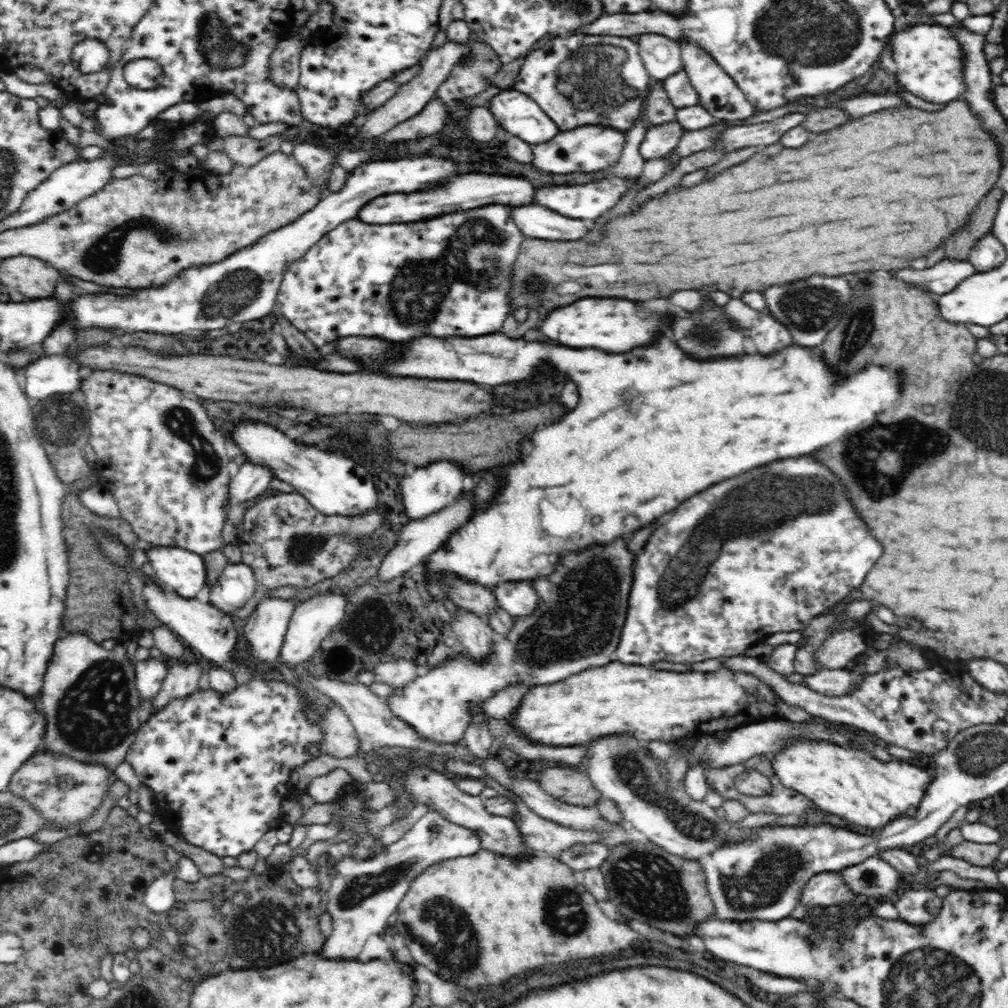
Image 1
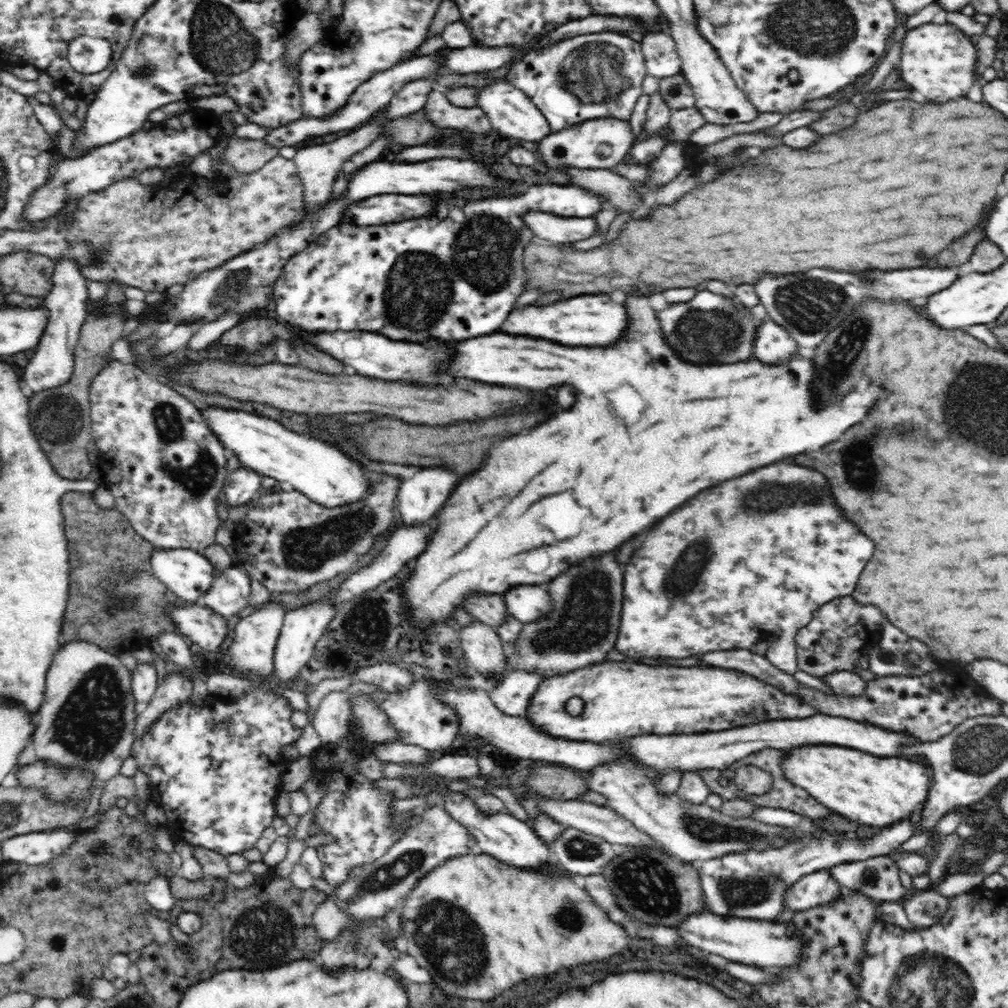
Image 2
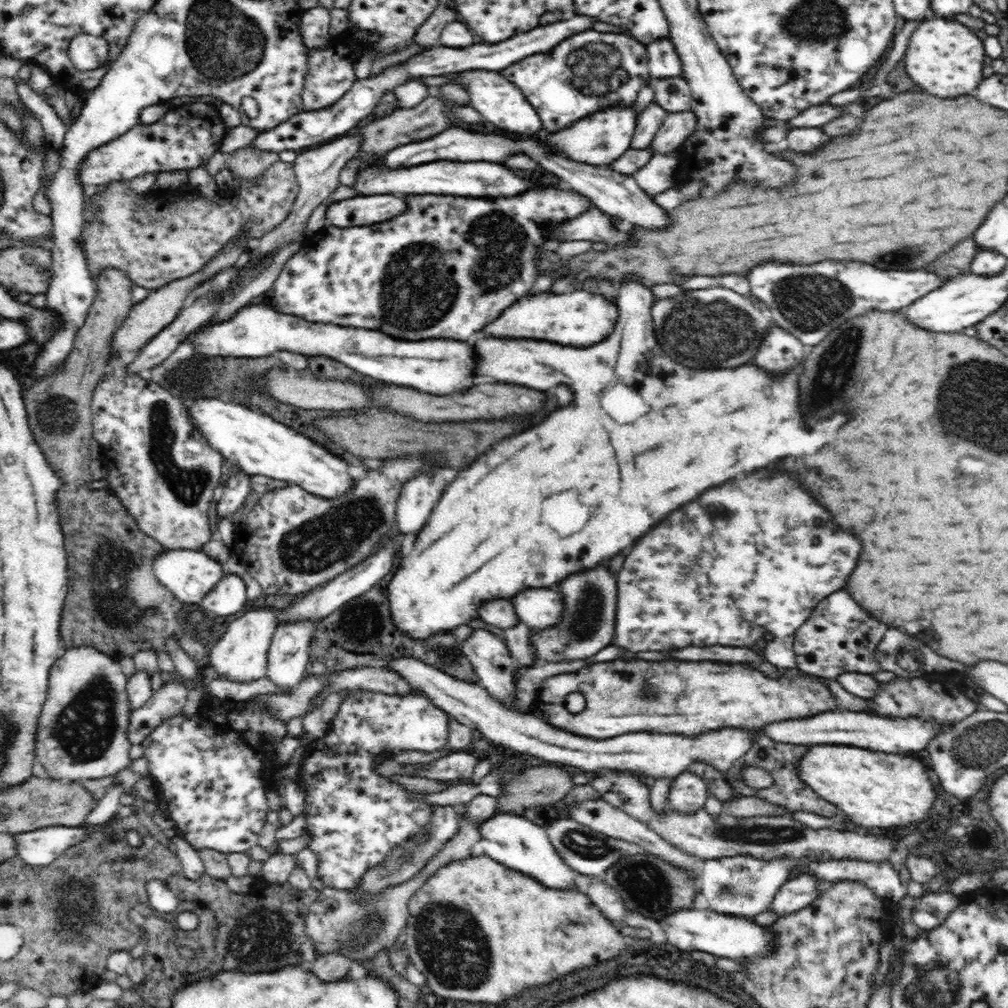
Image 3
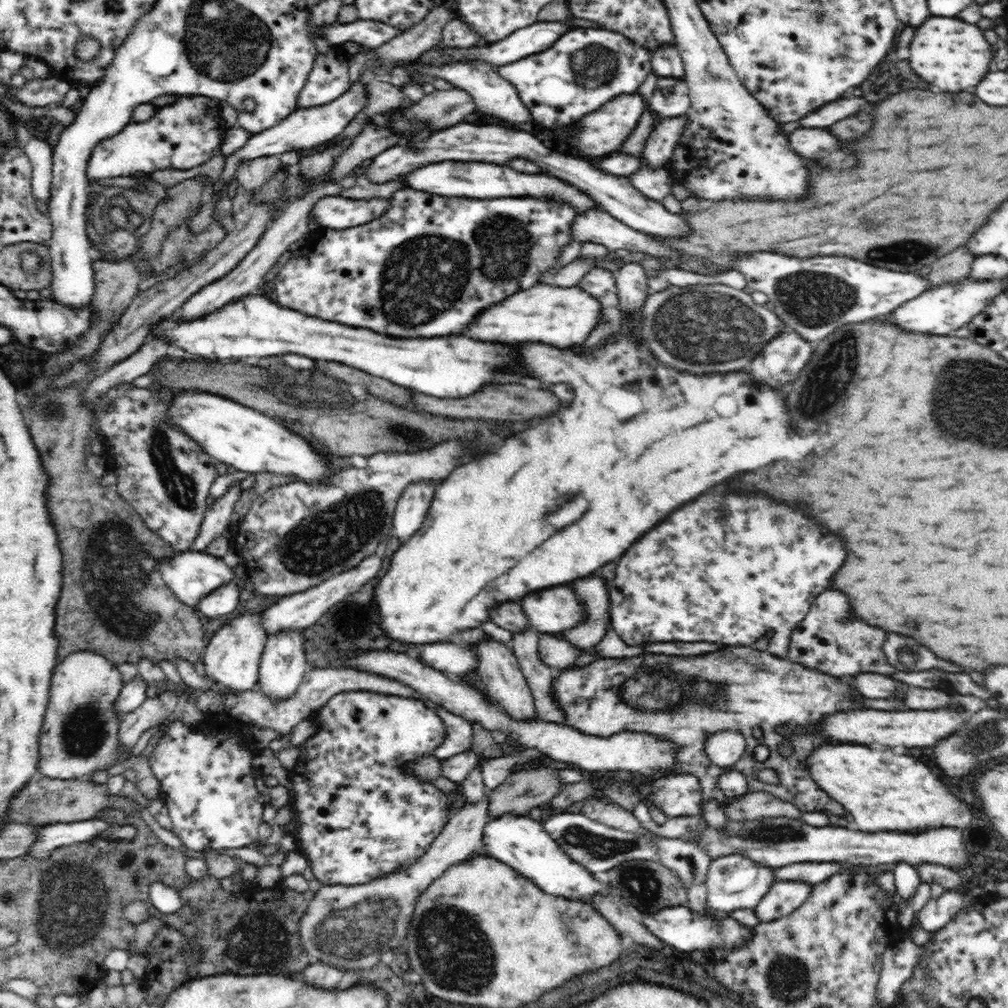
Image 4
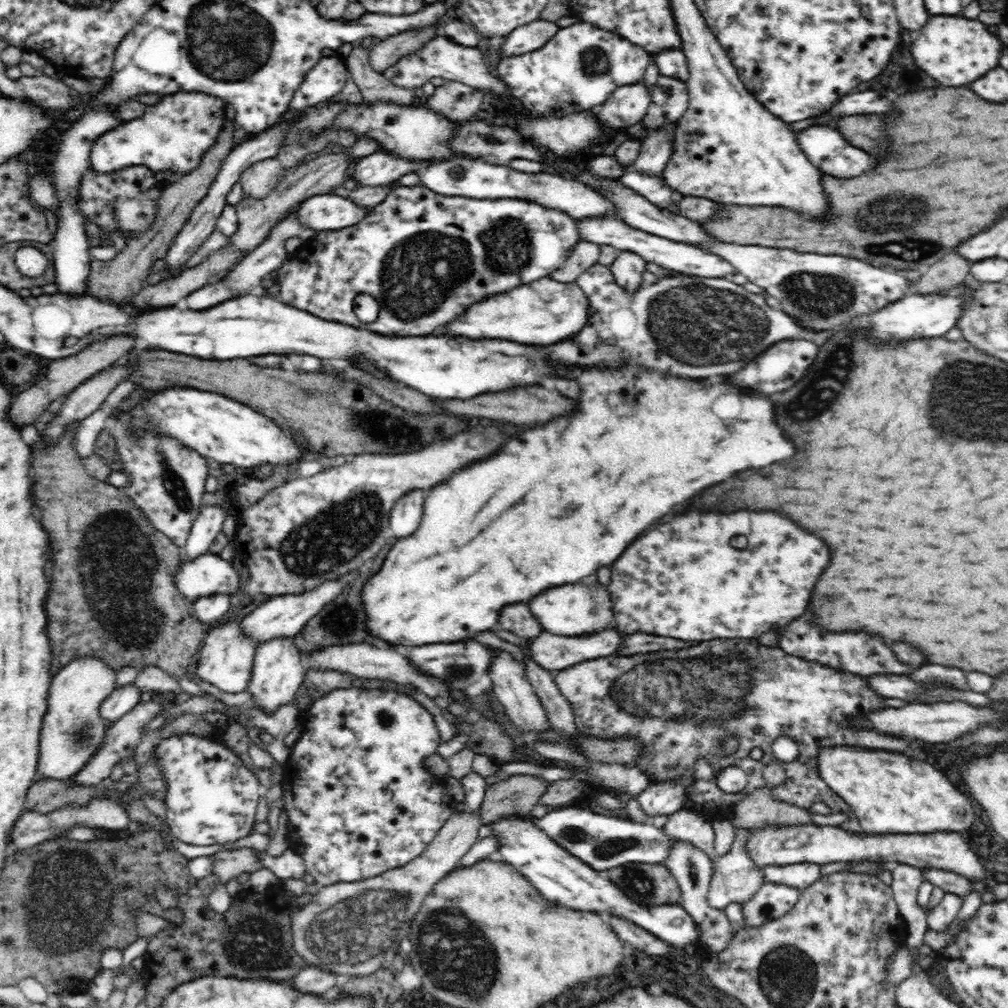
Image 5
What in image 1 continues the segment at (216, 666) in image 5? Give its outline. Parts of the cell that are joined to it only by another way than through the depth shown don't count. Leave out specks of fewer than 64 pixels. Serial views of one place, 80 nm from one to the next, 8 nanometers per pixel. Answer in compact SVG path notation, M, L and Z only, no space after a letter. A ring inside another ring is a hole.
M274 596L260 600L255 607L248 617L246 626L244 626L243 635L246 638L246 642L248 642L248 646L250 646L252 658L256 662L260 662L260 664L275 664L276 667L271 668L277 670L280 648L284 644L284 636L286 636L294 608L296 608L296 604L292 603L291 600L274 598Z

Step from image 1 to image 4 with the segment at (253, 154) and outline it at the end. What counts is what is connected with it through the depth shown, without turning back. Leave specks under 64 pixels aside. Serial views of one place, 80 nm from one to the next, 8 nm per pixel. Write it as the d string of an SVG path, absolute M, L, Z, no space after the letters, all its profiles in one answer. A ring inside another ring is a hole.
M277 155L261 156L241 162L235 178L241 190L252 194L280 168L282 163Z

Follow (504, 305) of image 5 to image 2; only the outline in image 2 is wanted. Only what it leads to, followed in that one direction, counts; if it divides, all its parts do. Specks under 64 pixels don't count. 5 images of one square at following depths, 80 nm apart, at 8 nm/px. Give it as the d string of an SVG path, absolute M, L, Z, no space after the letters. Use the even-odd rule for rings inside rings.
M584 294L570 300L560 300L544 308L526 306L514 310L500 330L508 334L528 334L534 338L544 338L564 346L612 346L624 338L626 326L628 316L624 304L612 302L612 298L608 298L606 294L600 296Z

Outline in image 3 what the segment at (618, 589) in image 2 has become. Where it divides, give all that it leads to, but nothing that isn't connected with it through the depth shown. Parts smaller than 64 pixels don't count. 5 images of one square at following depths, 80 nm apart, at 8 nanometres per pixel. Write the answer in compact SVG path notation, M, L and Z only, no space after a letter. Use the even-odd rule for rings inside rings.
M596 566L590 574L572 574L558 584L564 594L562 620L560 624L546 630L532 629L532 646L538 662L573 662L598 654L602 648L612 645L616 627L617 578L608 570L609 566Z

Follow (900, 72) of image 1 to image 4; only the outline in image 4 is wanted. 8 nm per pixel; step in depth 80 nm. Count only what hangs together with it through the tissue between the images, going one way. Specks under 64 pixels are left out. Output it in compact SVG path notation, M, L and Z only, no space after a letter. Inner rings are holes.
M934 16L914 34L910 44L910 68L916 76L936 86L940 92L964 92L976 86L990 70L992 52L978 26L952 18Z

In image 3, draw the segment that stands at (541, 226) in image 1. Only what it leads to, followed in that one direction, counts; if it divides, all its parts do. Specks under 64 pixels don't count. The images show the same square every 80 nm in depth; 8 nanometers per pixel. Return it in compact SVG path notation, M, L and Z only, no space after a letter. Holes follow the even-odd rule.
M588 210L586 214L580 214L572 222L562 222L560 226L554 226L552 234L560 242L568 240L592 240L592 242L610 242L610 244L622 244L630 242L630 234L624 234L612 226L612 220L608 220L606 214L600 210Z

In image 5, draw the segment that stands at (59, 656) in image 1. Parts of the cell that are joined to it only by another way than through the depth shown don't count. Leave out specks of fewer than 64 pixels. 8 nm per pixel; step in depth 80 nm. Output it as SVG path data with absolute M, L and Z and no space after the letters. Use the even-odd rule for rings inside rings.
M78 657L51 678L47 710L39 740L38 770L44 779L64 780L78 774L98 752L112 723L100 715L100 705L116 689L116 672L94 657Z

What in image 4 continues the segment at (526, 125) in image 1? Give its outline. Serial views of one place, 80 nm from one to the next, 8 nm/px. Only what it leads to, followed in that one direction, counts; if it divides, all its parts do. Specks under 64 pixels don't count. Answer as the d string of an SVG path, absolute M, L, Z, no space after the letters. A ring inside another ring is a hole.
M481 60L450 62L450 64L442 64L442 66L427 66L427 64L412 61L410 65L413 67L413 72L430 74L436 79L444 79L452 83L458 89L464 89L473 98L476 103L476 111L479 111L480 114L484 112L488 116L494 116L494 118L510 124L510 126L522 126L524 122L526 124L534 122L530 110L524 106L524 102L520 99L520 95L513 84L502 78L495 68L485 62L481 62Z

